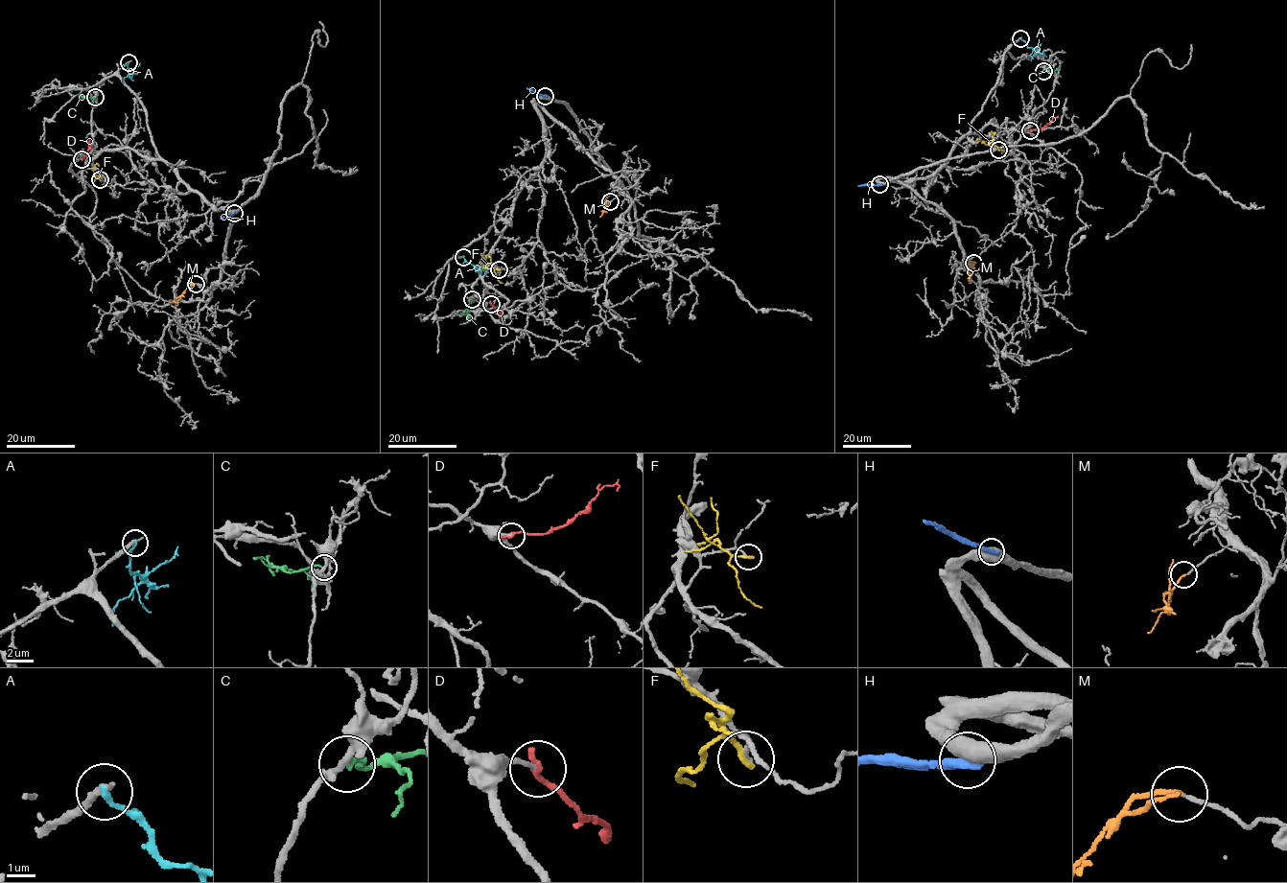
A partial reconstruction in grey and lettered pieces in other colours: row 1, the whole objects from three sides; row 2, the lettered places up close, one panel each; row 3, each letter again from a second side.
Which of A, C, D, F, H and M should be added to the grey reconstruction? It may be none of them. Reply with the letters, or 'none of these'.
D, M

